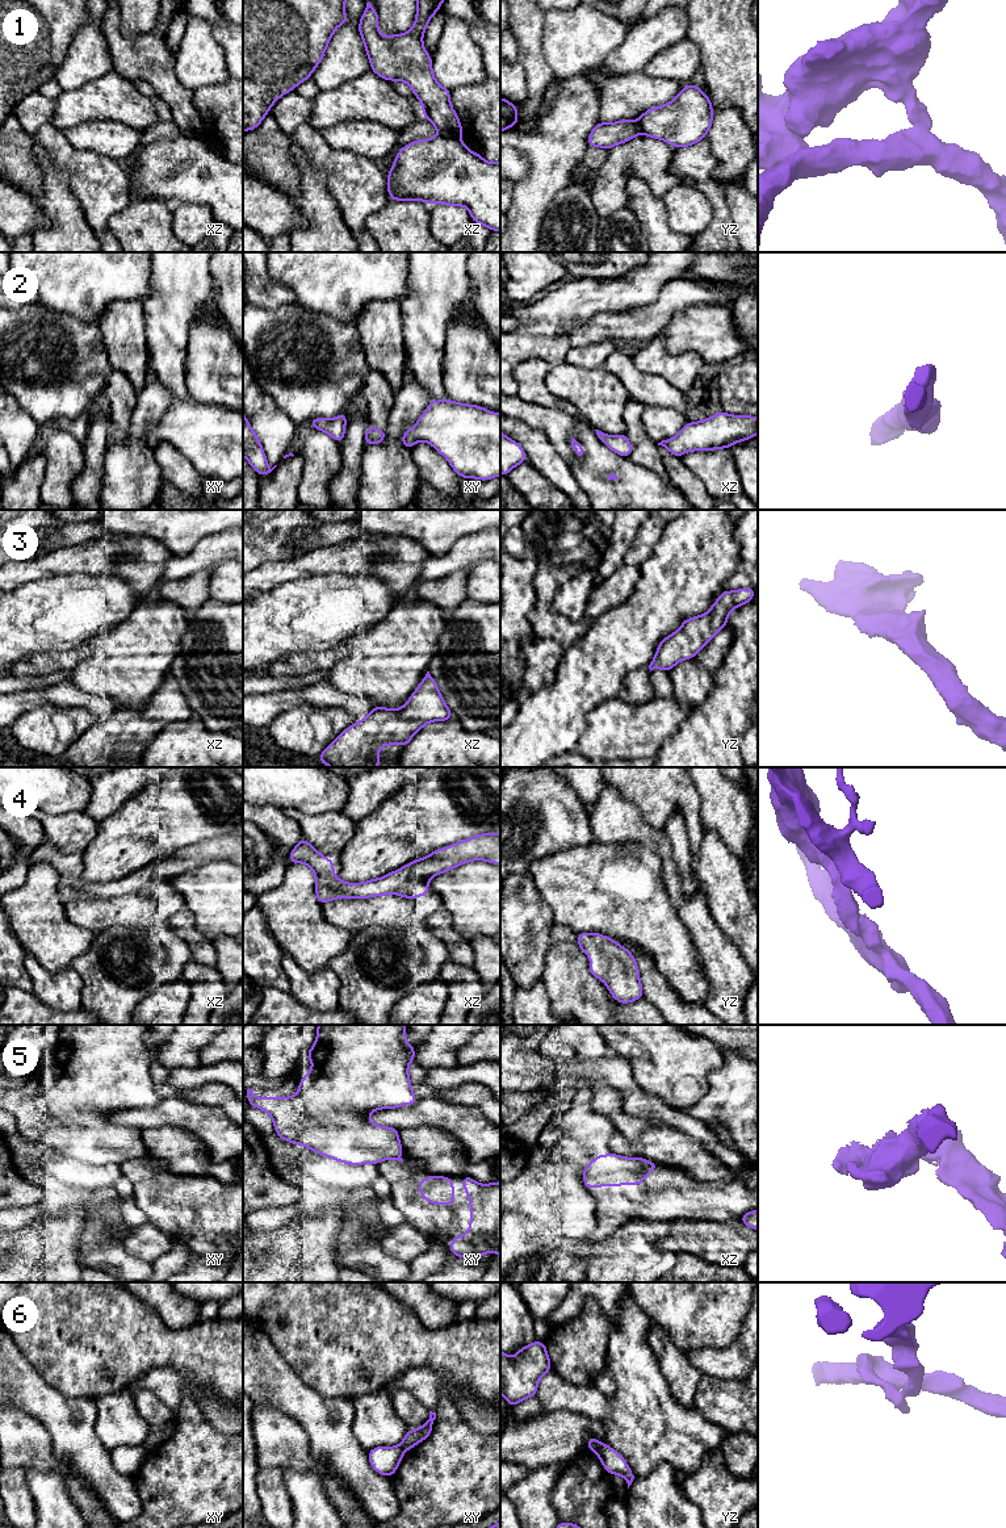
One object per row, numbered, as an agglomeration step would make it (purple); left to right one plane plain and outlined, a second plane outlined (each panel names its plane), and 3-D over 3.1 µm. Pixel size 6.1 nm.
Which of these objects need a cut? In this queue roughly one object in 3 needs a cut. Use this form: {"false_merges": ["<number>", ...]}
{"false_merges": ["1", "5", "6"]}

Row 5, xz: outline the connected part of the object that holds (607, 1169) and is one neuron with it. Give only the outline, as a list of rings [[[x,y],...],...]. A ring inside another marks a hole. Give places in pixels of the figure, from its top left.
[[[616,1154],[598,1155],[583,1172],[583,1184],[591,1188],[603,1188],[604,1185],[633,1186],[645,1181],[645,1179],[657,1168],[641,1157],[625,1157]]]

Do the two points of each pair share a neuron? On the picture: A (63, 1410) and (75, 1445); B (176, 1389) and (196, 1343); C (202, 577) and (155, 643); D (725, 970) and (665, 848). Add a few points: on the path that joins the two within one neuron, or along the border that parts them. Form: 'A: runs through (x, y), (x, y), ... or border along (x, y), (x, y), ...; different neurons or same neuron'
A: runs through (66, 1419), (72, 1428), (74, 1436); same neuron
B: border along (151, 1369), (172, 1368), (209, 1388); different neurons
C: border along (155, 598), (163, 602), (175, 602), (188, 616); different neurons
D: runs through (709, 940), (699, 920), (678, 899), (671, 878); same neuron

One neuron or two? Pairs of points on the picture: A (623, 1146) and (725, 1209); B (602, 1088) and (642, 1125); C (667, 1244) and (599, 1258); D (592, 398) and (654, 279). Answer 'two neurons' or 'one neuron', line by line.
A: two neurons
B: one neuron
C: two neurons
D: two neurons

